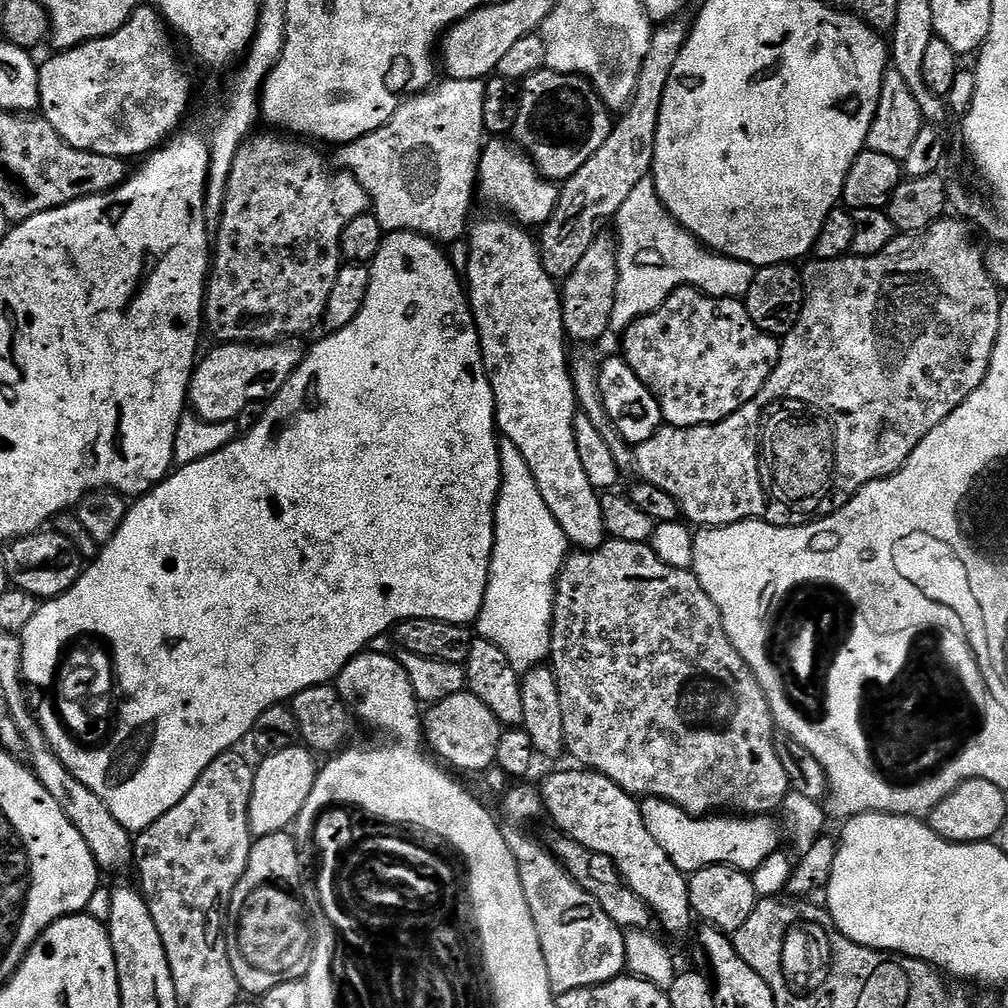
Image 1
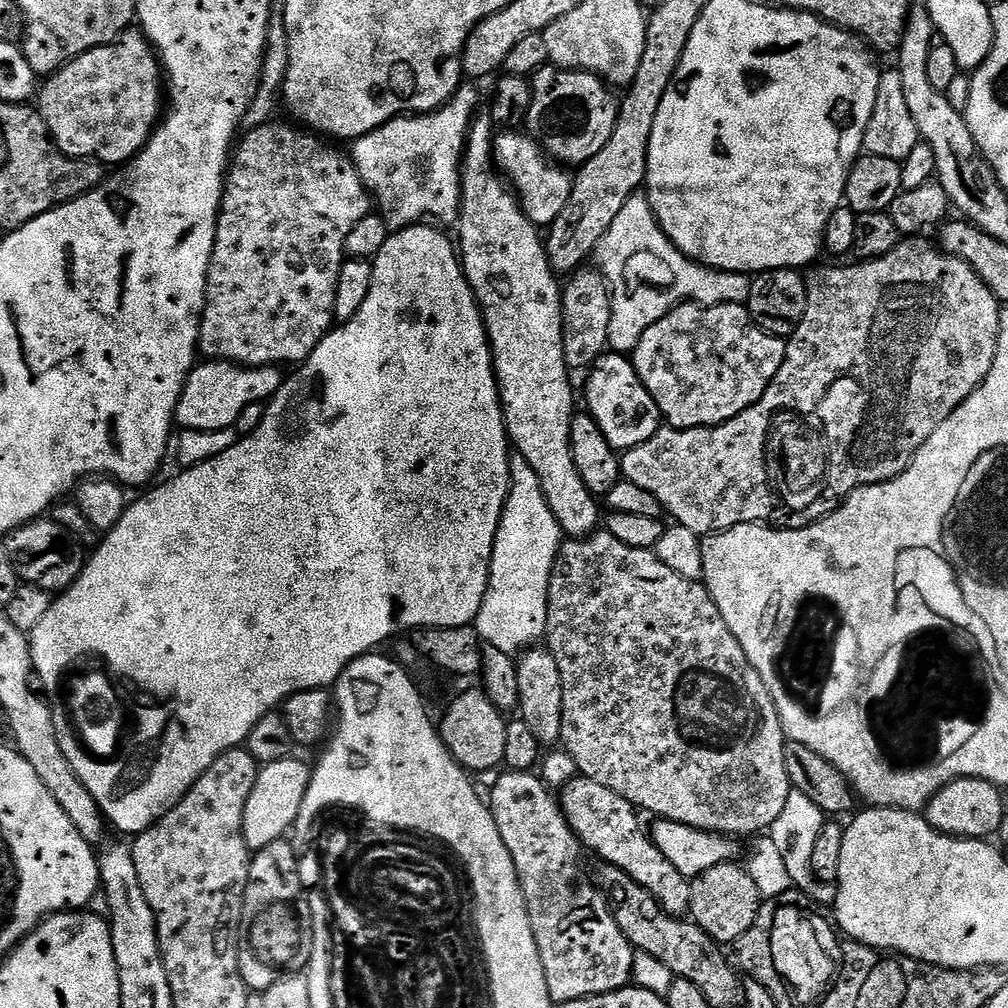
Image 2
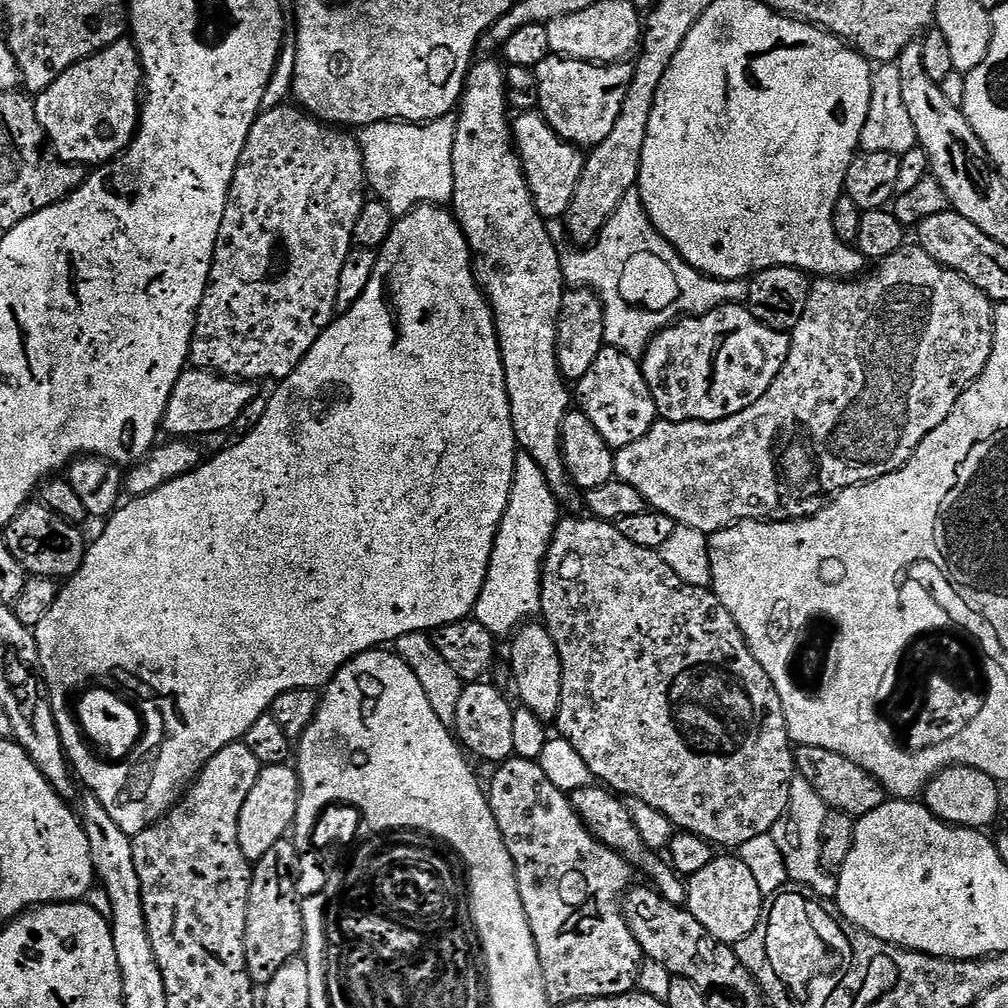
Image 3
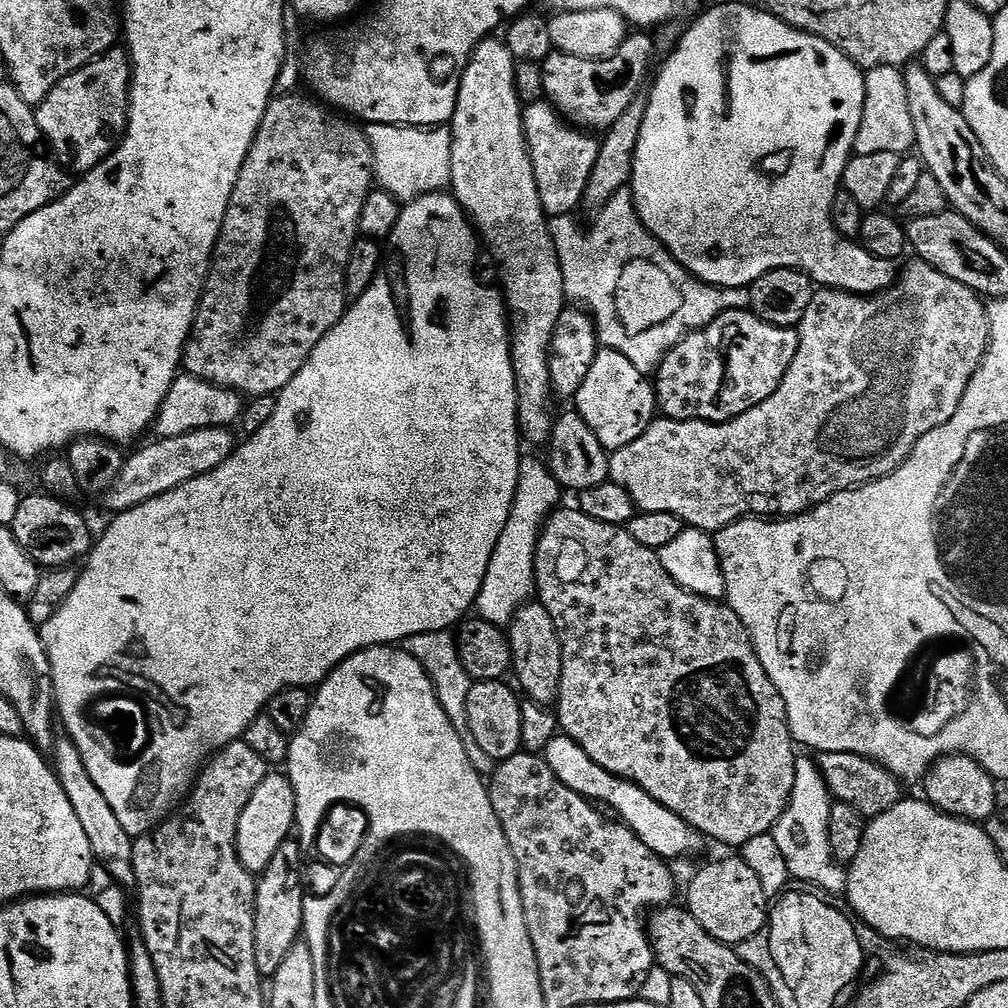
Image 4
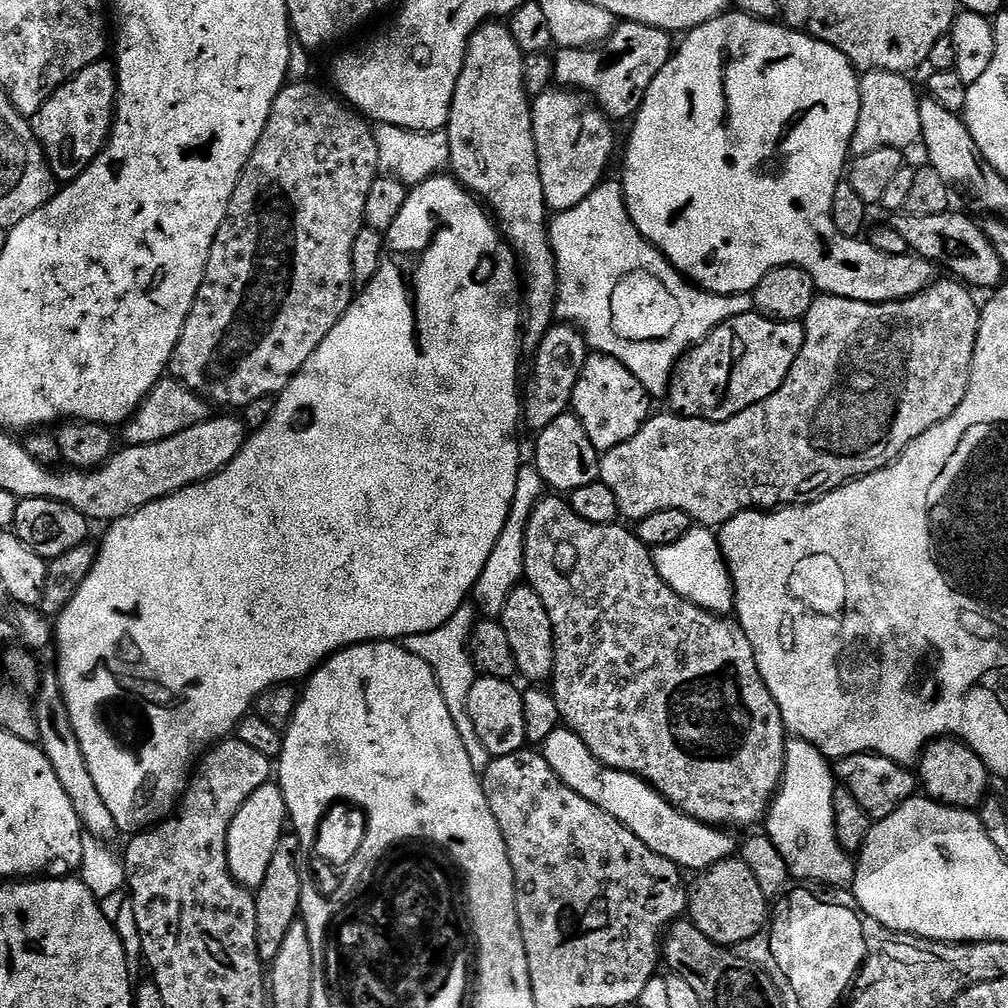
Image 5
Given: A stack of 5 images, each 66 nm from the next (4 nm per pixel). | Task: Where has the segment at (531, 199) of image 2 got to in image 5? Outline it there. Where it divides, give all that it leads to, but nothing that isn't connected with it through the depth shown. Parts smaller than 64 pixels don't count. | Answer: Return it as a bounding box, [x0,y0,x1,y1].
[531,90,616,213]

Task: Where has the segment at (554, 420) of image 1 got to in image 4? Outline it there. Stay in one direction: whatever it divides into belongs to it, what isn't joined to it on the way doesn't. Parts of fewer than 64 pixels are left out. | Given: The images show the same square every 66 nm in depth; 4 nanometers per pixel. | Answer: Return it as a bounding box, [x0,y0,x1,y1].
[450,38,566,445]

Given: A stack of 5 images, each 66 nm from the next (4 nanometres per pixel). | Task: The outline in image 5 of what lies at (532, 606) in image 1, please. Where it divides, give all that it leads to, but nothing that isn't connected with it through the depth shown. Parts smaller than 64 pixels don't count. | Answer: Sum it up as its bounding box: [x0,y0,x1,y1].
[474,466,546,618]

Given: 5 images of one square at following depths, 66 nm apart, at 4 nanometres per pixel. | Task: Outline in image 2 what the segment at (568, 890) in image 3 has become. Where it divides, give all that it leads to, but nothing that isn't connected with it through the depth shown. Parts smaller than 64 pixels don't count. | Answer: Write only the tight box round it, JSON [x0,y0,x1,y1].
[492,770,636,1005]

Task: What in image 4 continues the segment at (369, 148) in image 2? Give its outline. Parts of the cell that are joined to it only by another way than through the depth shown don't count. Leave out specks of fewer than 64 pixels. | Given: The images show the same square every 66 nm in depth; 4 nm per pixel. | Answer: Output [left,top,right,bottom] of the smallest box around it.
[366,124,451,202]

